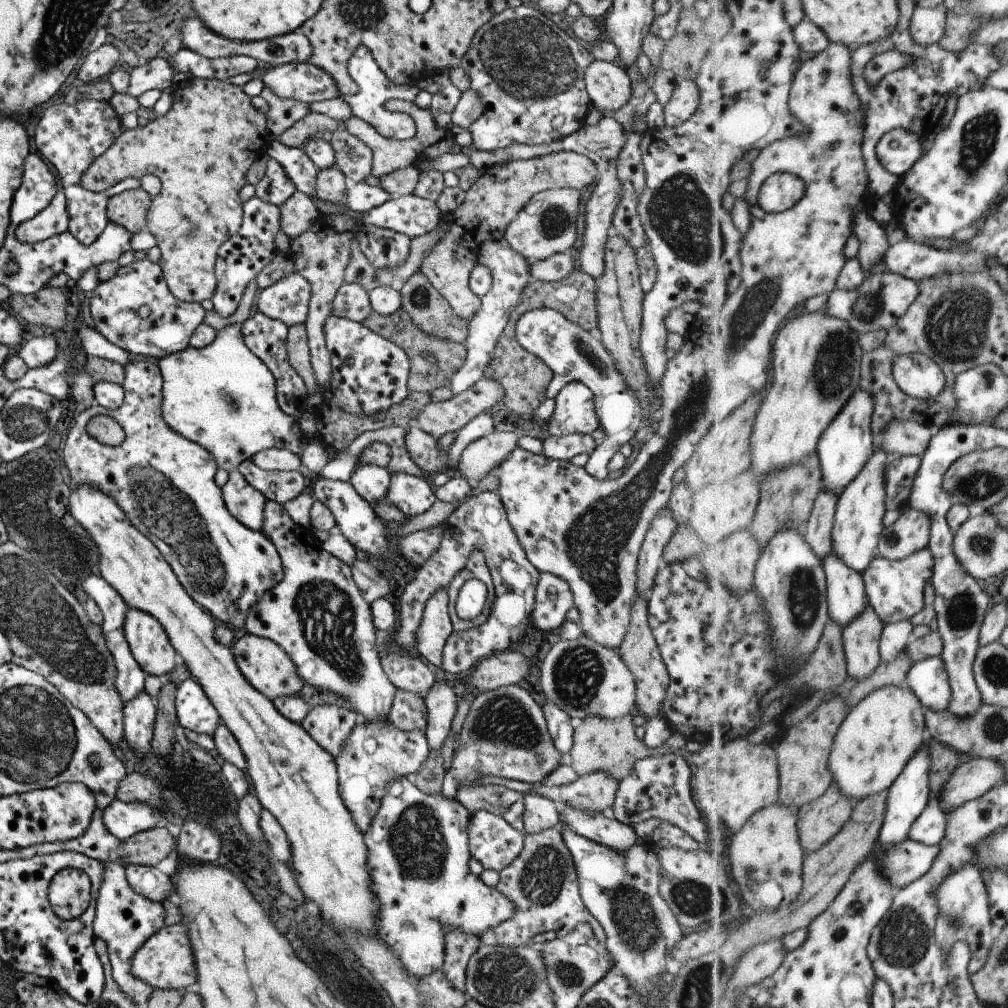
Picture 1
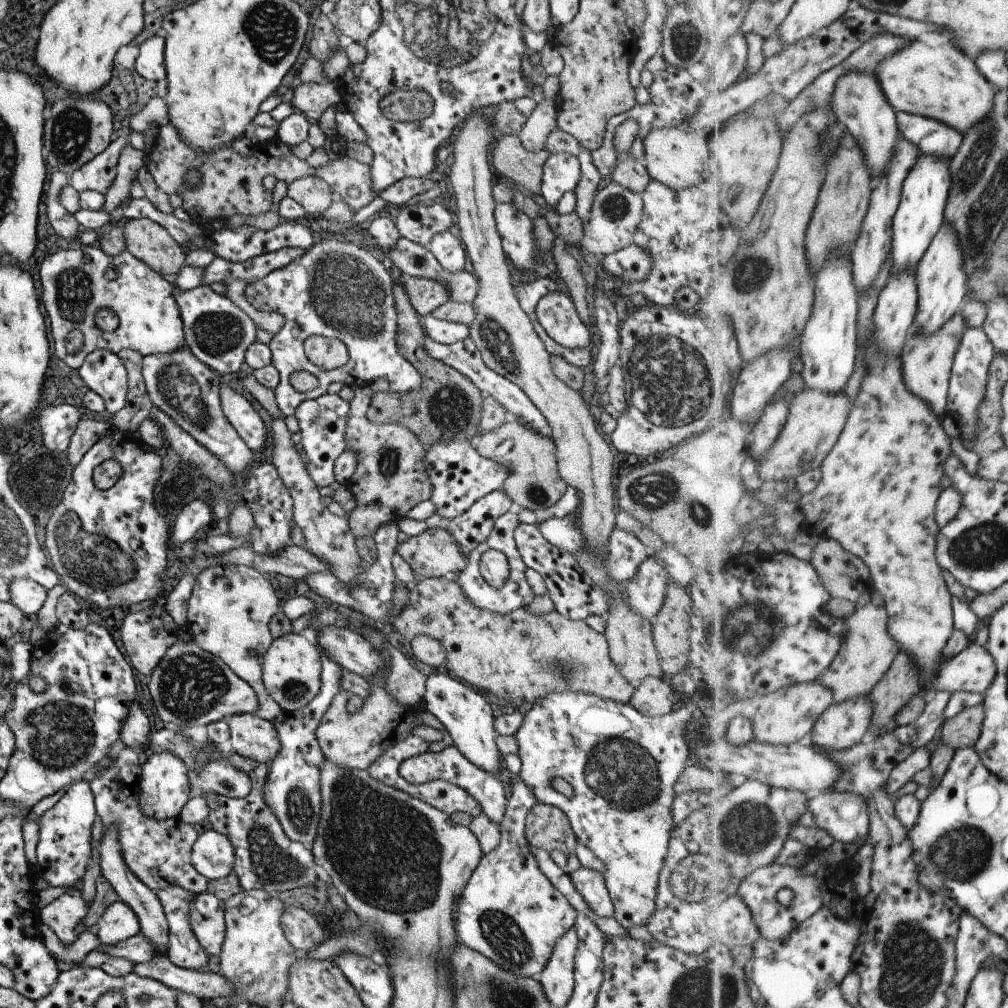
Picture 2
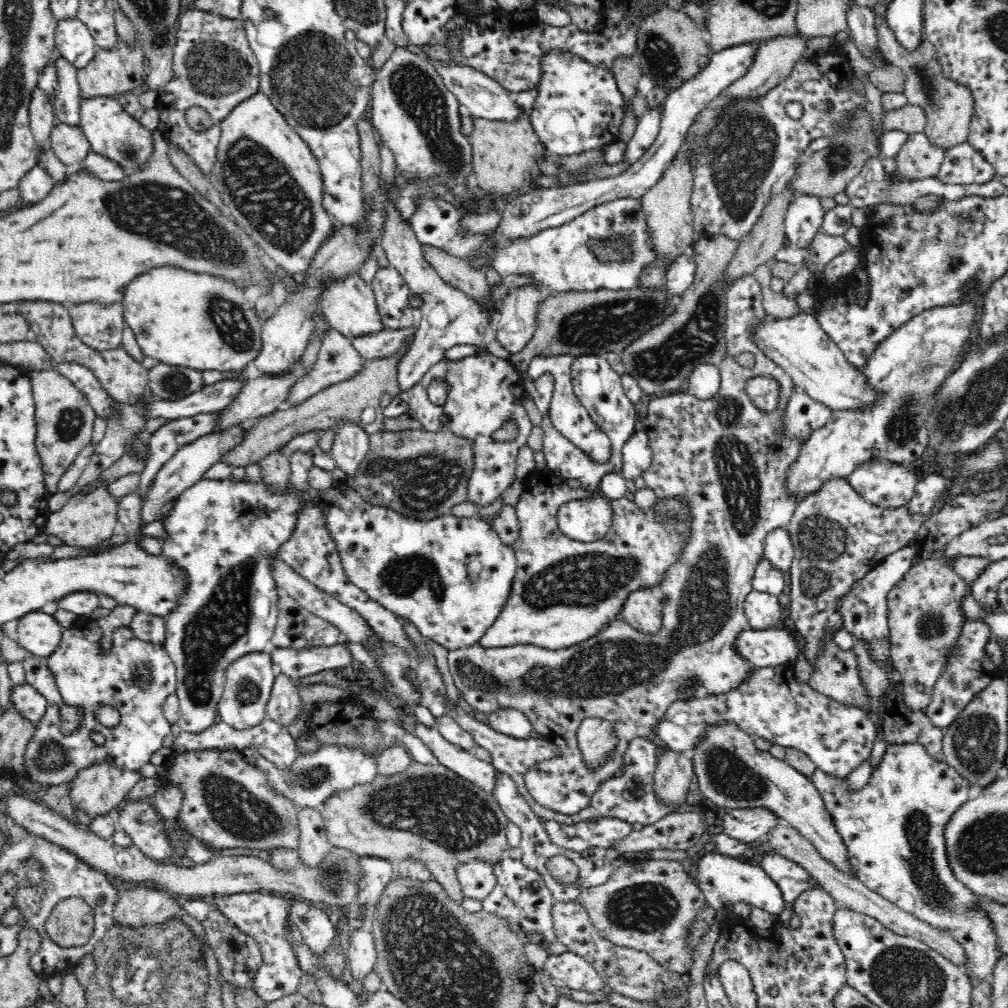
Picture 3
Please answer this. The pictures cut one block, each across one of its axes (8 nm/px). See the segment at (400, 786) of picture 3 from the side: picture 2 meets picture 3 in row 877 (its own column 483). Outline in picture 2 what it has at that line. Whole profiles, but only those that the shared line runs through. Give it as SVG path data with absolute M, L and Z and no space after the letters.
M514 417L505 420L501 428L480 433L479 442L473 444L473 450L479 456L493 460L495 464L501 464L509 470L509 476L505 478L501 489L511 502L519 504L523 509L533 512L545 510L553 506L567 490L568 485L557 474L557 460L552 442L535 434Z

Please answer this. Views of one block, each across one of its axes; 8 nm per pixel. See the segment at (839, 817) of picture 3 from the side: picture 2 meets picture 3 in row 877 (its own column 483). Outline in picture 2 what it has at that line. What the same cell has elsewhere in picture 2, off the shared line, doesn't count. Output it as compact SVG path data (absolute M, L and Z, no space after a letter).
M517 780L507 798L503 820L499 822L499 842L489 854L481 857L473 869L465 888L461 890L461 896L455 902L455 912L451 914L455 936L462 945L521 978L532 978L545 968L555 940L571 929L577 918L576 911L537 867L530 845L524 837L524 818L535 803L533 792L521 780Z

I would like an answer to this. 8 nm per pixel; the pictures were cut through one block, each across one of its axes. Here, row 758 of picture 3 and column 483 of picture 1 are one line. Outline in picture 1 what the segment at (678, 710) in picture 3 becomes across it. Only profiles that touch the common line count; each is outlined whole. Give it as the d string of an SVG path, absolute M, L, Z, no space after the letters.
M485 811L471 813L470 823L467 825L468 851L470 856L477 859L483 869L493 869L499 872L521 852L524 833L515 830L505 822L502 816Z

